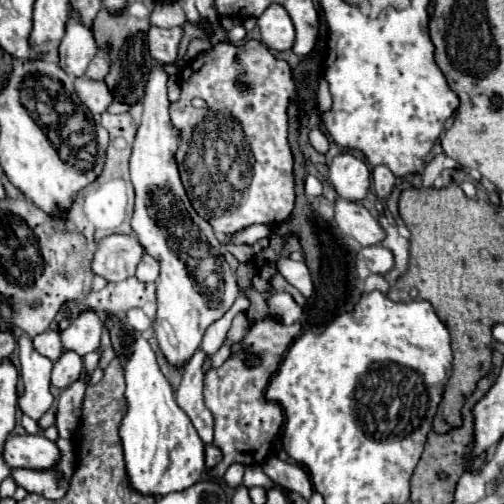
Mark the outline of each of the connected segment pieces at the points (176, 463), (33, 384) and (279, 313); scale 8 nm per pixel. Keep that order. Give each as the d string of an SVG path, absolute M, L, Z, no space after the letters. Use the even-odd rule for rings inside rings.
M136 337L132 355L124 365L128 411L120 425L130 485L146 495L168 495L194 485L204 471L204 443L188 415L178 407L172 387L162 375L156 355L144 337Z
M24 335L18 341L20 347L20 375L24 381L24 395L18 399L20 411L38 421L54 403L50 393L50 371L52 361L36 353L32 337Z
M274 293L268 299L268 307L274 319L278 319L280 323L296 323L302 317L302 309L294 303L294 299L288 293Z

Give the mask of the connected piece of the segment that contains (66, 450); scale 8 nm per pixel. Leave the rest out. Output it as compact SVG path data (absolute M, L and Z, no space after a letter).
M58 439L56 441L62 457L54 469L48 471L32 471L32 469L14 469L12 479L24 487L30 493L44 495L46 499L62 499L68 491L70 477L72 477L72 441L70 439Z

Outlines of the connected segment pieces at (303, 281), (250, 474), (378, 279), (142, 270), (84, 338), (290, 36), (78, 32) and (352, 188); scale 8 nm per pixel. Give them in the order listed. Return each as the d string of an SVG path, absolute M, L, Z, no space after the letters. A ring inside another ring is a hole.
M292 259L280 261L280 273L288 279L290 285L294 285L306 299L310 299L314 295L314 281L312 281L312 273L308 269L306 263L298 263Z
M248 465L248 467L246 467L246 473L244 473L244 485L246 485L246 487L254 487L254 485L258 485L258 487L264 487L264 489L268 489L268 487L282 489L280 485L272 483L272 481L264 475L264 471L260 469L260 465Z
M370 275L368 279L366 279L366 293L370 293L370 291L380 291L380 293L388 293L388 289L390 289L390 285L388 285L388 281L382 277L382 275Z
M146 253L146 255L140 259L138 267L136 267L136 277L138 277L140 281L156 281L156 279L158 279L158 273L160 273L158 261Z
M82 311L78 319L74 319L62 331L62 345L66 349L76 351L78 355L86 355L100 349L102 321L94 311Z
M274 3L266 7L266 11L258 17L258 27L268 49L284 51L294 45L294 25L282 5Z
M70 11L70 19L66 25L66 35L58 47L58 65L72 77L82 77L86 73L88 63L98 53L94 33L88 27L82 27L76 21L76 13Z
M342 153L332 161L328 179L336 195L346 201L362 201L370 189L370 171L366 163L352 153Z

